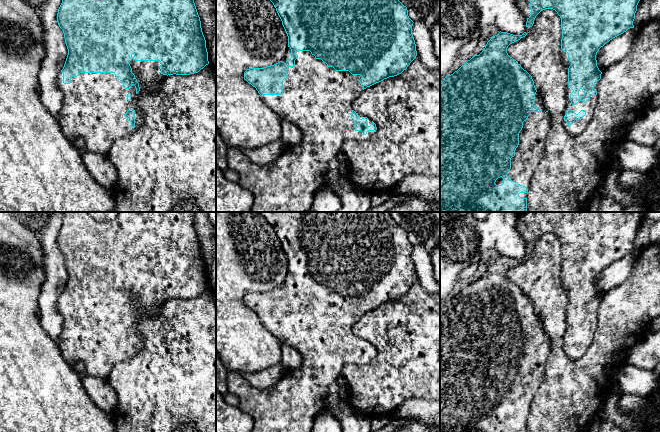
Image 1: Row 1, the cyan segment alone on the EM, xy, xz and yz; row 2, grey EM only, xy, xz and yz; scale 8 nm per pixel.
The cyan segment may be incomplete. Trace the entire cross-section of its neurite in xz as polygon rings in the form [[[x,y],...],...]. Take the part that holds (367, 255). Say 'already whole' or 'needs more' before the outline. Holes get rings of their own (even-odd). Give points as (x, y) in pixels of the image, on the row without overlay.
needs more; [[[260,212],[261,215],[273,227],[282,245],[282,249],[288,260],[288,273],[282,285],[264,292],[250,292],[244,296],[244,303],[256,312],[261,319],[263,326],[277,337],[280,342],[298,350],[303,362],[300,368],[285,370],[284,376],[270,388],[257,388],[251,385],[237,371],[228,371],[227,386],[228,392],[235,395],[239,400],[238,407],[247,413],[254,421],[252,432],[312,432],[313,424],[318,414],[326,410],[327,390],[341,375],[346,364],[368,364],[371,363],[376,354],[376,348],[356,337],[352,333],[352,327],[360,317],[376,307],[389,301],[401,298],[410,287],[416,282],[416,268],[412,258],[413,245],[408,240],[407,231],[404,230],[390,215],[390,212]]]

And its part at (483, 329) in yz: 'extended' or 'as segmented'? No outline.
extended

